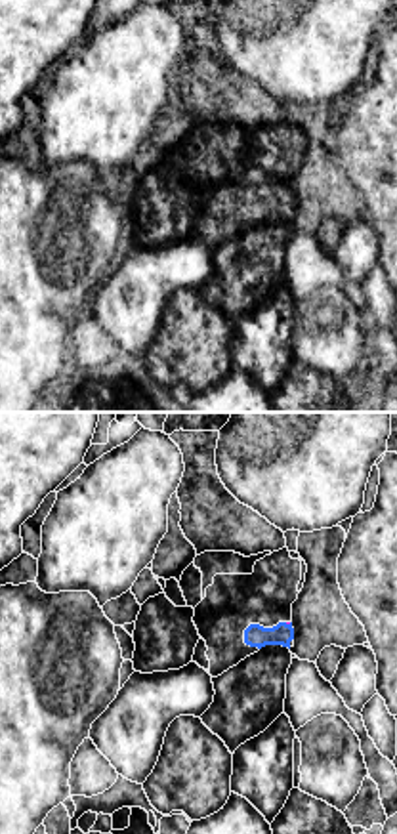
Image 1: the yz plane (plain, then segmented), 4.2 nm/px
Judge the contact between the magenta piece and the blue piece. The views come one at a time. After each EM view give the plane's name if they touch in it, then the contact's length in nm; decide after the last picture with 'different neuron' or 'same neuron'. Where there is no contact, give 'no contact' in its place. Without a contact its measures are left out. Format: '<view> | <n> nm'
no contact

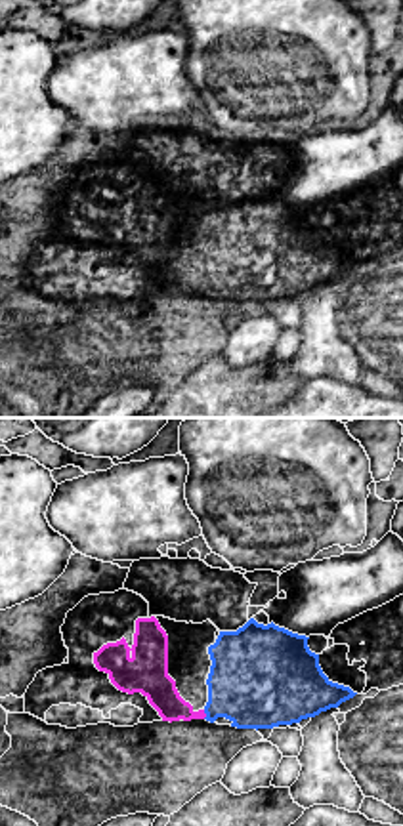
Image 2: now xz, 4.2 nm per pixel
xz | 40 nm

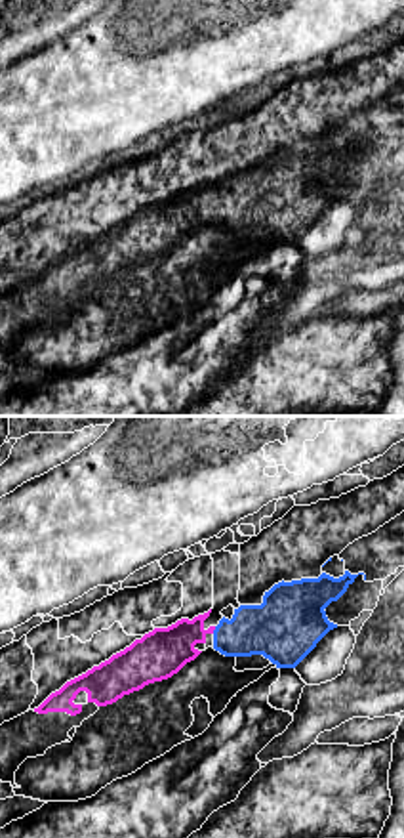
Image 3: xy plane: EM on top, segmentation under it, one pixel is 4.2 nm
xy | 40 nm

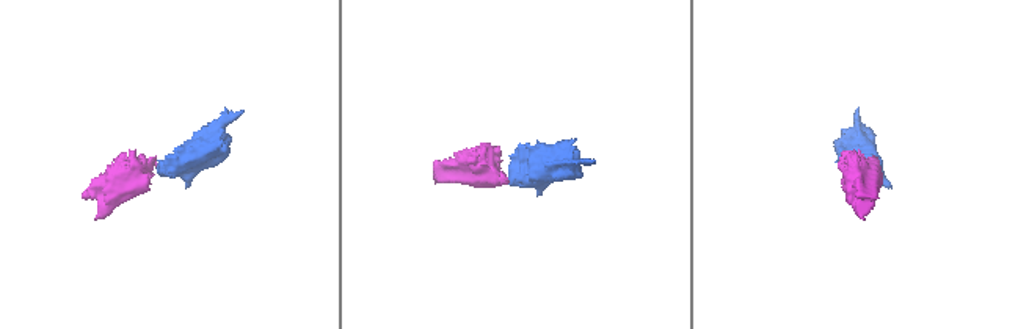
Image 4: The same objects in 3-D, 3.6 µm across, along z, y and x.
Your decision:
same neuron

